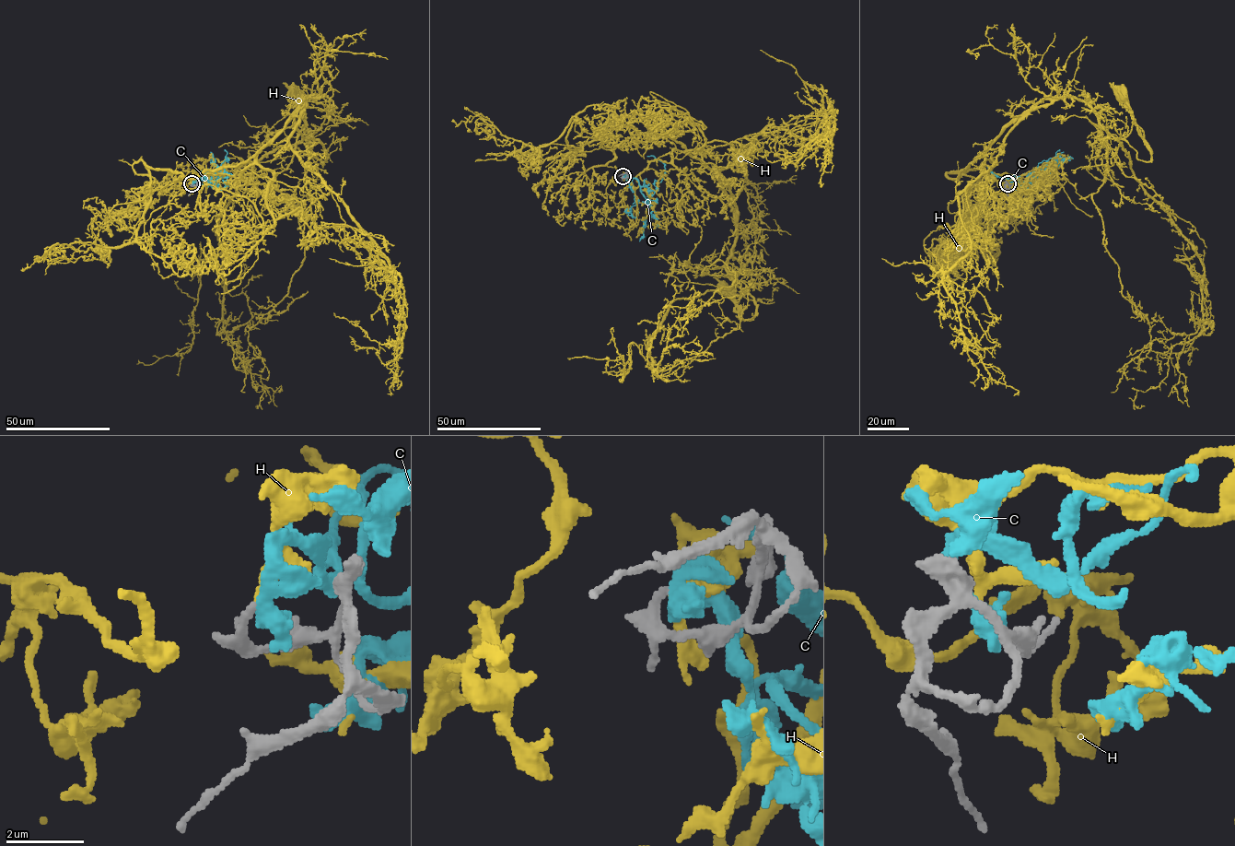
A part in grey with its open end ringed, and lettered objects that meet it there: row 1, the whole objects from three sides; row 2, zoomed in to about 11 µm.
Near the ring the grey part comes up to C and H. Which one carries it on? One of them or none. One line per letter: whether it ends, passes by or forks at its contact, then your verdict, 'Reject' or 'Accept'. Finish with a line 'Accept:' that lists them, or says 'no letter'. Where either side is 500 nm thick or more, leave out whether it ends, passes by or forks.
C: It passes by. Reject
H: It passes by. Accept
Accept: H

